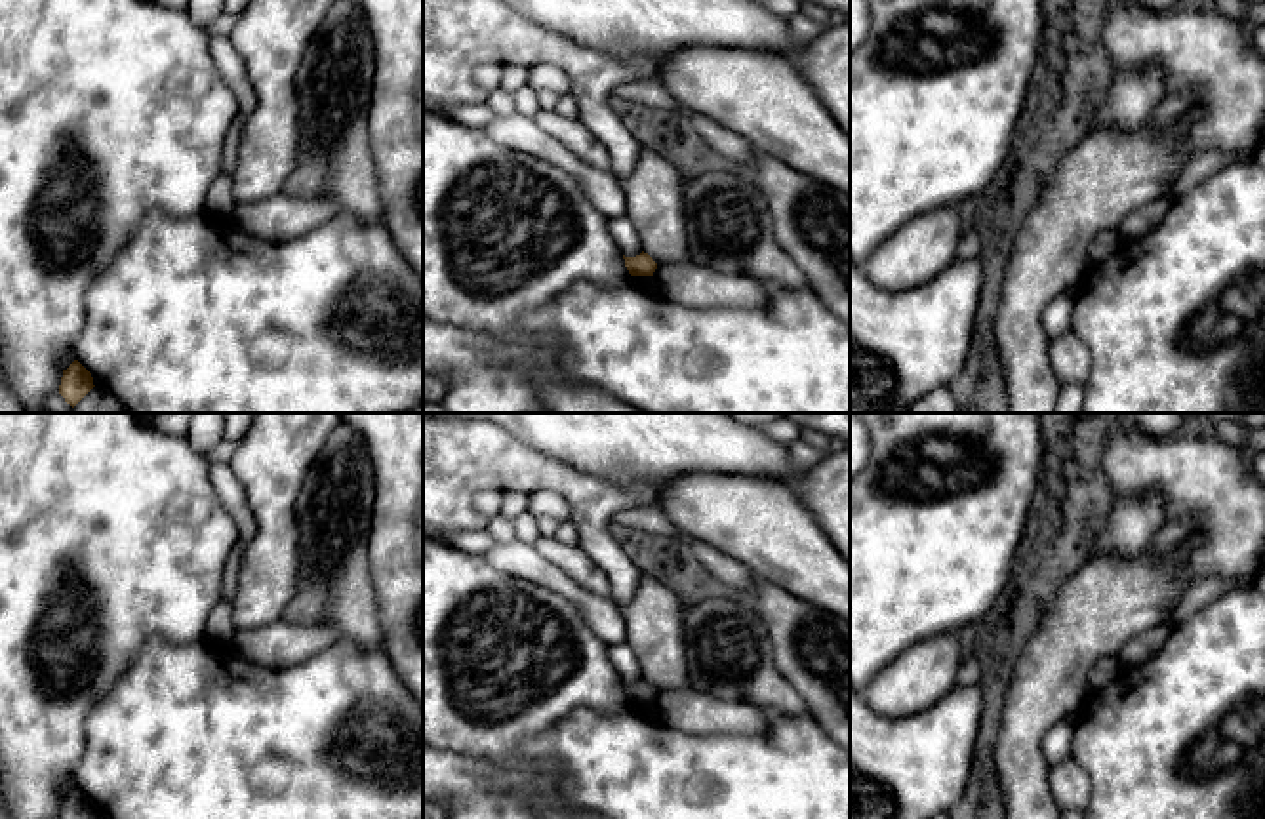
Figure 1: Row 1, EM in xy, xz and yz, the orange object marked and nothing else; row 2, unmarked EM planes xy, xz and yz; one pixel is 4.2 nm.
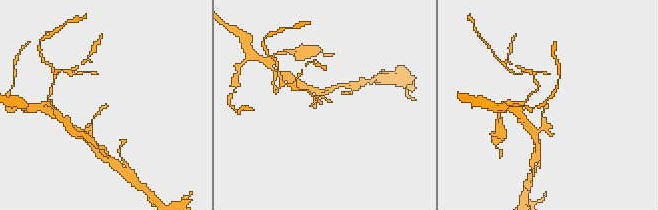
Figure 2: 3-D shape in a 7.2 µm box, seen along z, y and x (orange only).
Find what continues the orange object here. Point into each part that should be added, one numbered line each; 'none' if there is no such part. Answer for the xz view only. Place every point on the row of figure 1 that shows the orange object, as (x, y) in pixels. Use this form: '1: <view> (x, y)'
none

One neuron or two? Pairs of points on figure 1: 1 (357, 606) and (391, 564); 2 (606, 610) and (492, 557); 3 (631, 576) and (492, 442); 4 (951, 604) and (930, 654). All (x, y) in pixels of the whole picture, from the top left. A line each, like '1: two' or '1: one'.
1: two
2: one
3: one
4: two

